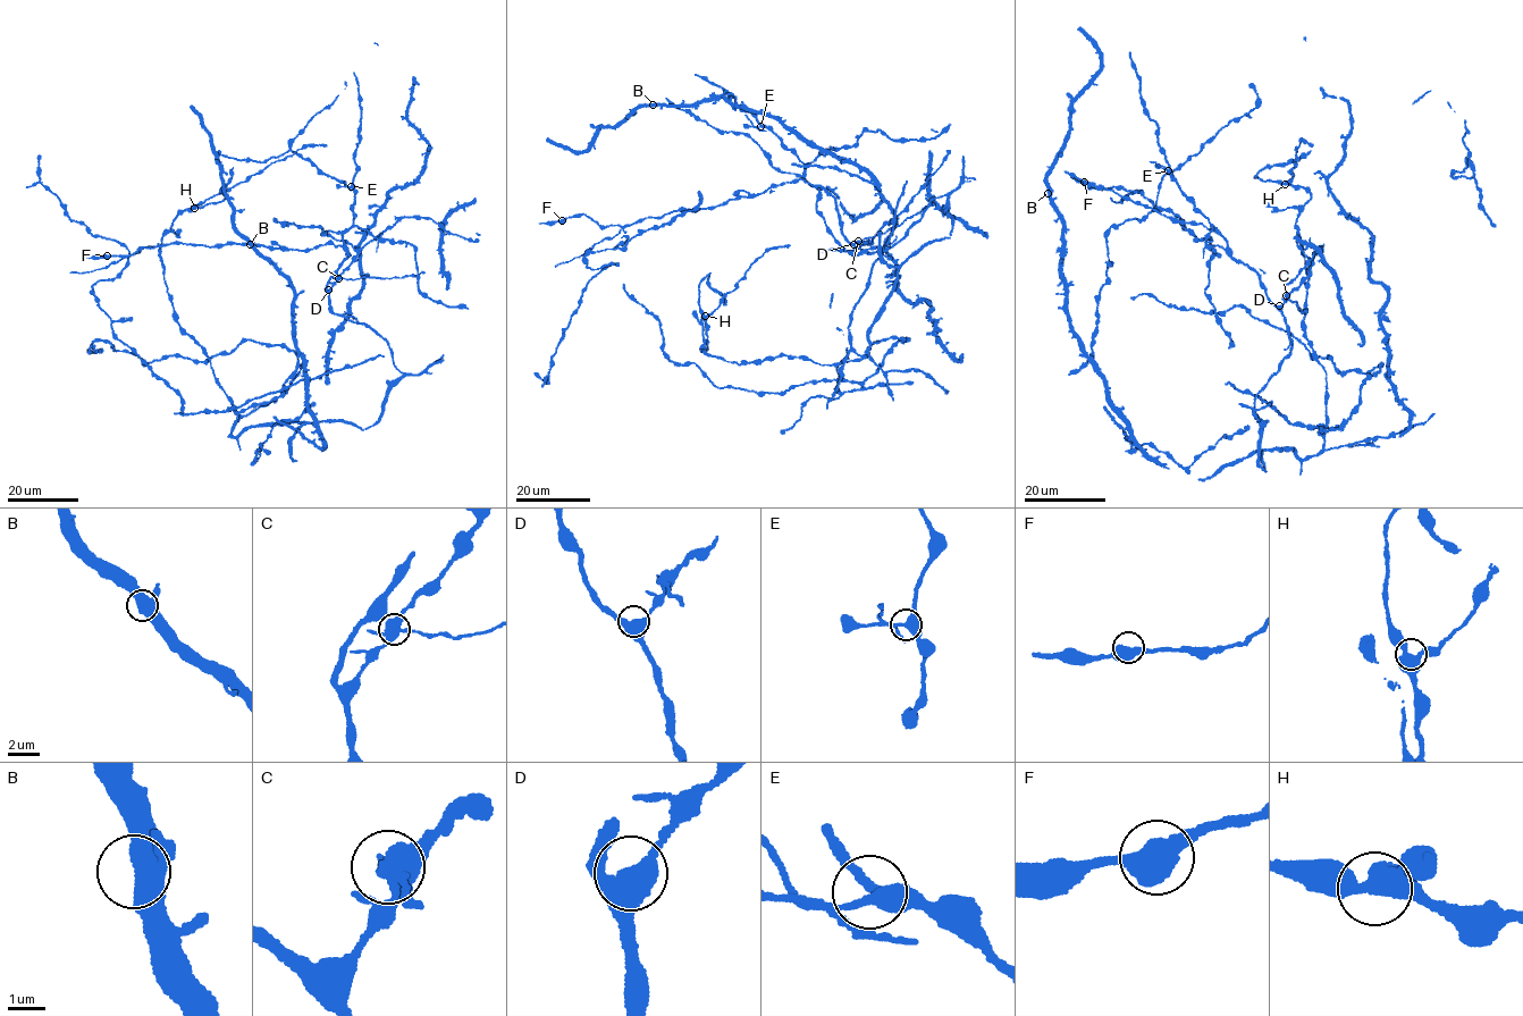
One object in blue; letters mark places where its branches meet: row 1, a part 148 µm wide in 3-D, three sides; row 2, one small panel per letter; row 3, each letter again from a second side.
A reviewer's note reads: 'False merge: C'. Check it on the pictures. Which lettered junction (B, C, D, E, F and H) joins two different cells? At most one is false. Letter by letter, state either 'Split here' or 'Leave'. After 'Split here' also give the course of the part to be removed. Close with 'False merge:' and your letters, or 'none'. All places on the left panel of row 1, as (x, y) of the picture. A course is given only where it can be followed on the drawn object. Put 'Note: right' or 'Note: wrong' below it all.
B: Leave
C: Split here. Course of the part to remove: (338, 277), (403, 277), (425, 273)
D: Leave
E: Leave
F: Leave
H: Leave
False merge: C
Note: right

